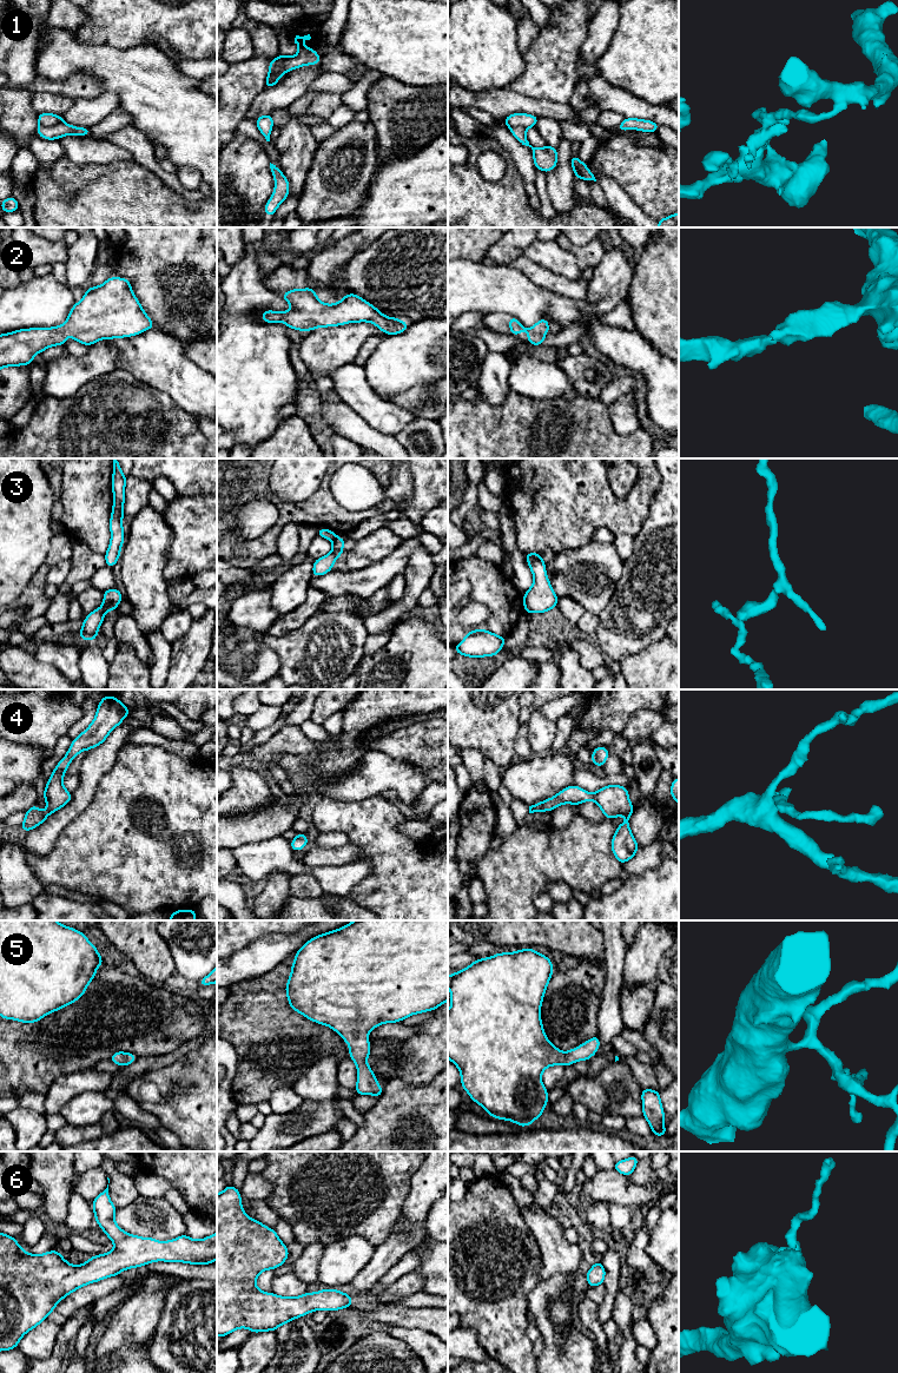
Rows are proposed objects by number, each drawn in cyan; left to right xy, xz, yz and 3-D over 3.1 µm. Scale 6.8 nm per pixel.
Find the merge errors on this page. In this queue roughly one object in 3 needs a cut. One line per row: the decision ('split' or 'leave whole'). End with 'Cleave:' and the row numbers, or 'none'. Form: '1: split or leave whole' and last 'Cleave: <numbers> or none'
1: split
2: leave whole
3: split
4: leave whole
5: leave whole
6: leave whole
Cleave: 1, 3

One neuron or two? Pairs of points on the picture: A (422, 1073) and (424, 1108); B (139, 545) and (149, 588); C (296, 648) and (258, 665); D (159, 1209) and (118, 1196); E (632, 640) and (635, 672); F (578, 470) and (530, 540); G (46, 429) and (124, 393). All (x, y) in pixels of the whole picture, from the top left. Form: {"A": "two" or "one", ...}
{"A": "two", "B": "one", "C": "two", "D": "two", "E": "two", "F": "one", "G": "one"}

